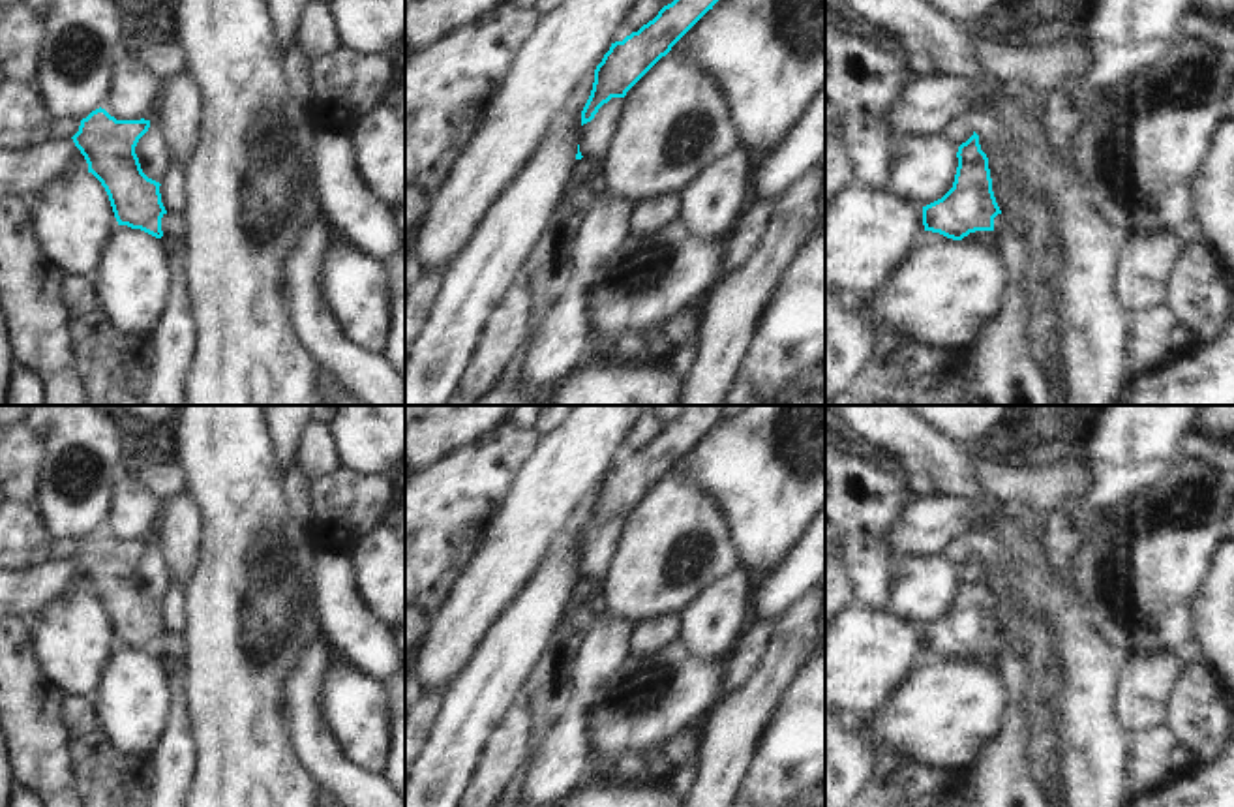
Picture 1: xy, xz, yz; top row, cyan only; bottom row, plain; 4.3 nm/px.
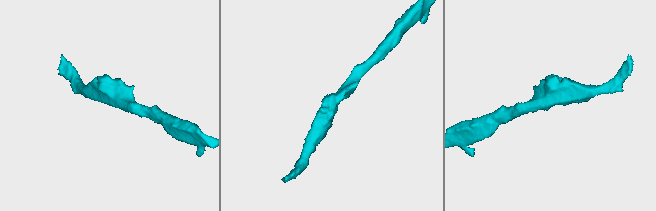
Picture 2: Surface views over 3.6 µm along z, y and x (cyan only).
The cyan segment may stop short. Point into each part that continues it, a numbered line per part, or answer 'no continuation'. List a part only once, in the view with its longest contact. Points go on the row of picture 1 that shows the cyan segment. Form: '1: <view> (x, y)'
no continuation

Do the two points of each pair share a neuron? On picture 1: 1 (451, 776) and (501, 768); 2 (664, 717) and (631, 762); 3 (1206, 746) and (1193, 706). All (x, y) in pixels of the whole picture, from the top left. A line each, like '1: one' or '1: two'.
1: two
2: two
3: one

